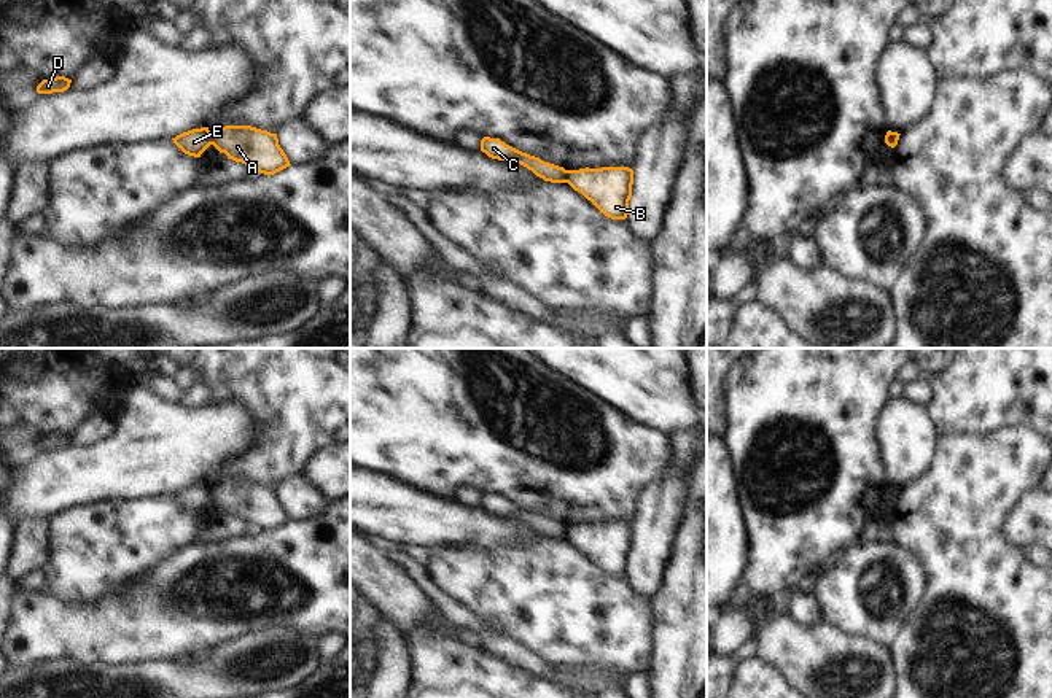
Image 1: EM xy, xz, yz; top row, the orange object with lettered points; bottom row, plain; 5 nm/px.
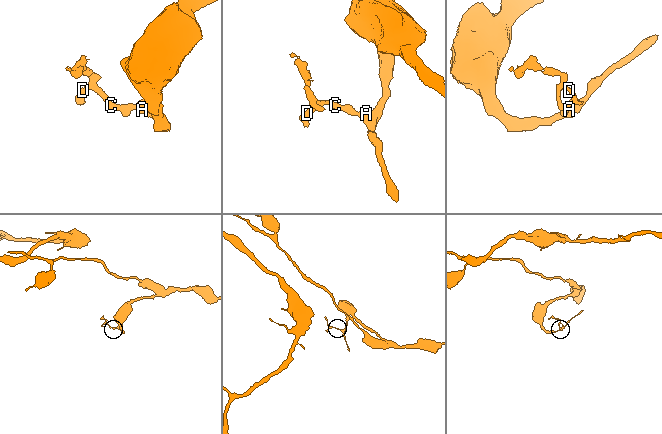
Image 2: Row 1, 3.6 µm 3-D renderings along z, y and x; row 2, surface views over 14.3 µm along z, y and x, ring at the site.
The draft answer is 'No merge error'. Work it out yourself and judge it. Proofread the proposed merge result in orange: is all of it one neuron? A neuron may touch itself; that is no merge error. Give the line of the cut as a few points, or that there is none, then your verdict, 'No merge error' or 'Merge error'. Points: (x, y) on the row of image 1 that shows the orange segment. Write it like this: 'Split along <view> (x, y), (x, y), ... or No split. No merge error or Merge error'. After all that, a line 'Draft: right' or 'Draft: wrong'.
Split along xy (210, 132), (212, 143). Merge error.
Draft: wrong

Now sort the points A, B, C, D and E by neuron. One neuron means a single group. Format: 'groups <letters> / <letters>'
groups A B / C D E

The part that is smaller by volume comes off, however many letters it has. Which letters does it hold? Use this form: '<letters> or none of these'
C, D, E

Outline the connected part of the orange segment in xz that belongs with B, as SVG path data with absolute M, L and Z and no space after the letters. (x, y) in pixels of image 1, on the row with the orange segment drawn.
M602 167L568 170L567 183L600 213L611 219L625 219L632 197L633 170L629 167Z

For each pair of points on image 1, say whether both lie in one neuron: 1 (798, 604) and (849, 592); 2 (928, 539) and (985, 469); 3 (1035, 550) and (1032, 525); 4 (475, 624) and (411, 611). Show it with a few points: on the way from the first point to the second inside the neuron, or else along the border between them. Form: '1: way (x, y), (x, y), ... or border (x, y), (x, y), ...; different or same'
1: border (814, 592), (822, 620); different
2: way (946, 522), (958, 509), (971, 487); same
3: border (1035, 542), (1024, 549); different
4: border (422, 587), (433, 606), (457, 628); different

